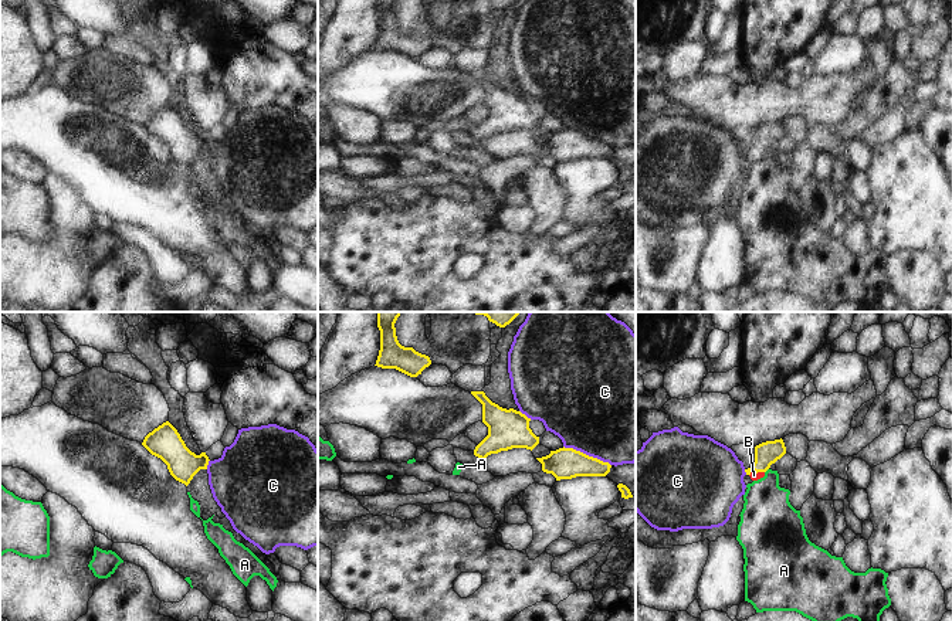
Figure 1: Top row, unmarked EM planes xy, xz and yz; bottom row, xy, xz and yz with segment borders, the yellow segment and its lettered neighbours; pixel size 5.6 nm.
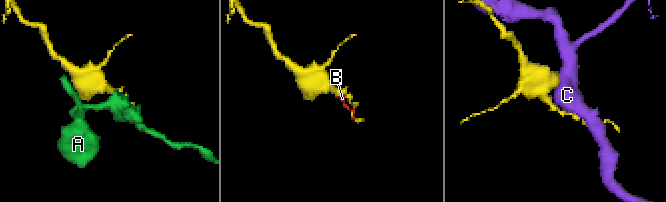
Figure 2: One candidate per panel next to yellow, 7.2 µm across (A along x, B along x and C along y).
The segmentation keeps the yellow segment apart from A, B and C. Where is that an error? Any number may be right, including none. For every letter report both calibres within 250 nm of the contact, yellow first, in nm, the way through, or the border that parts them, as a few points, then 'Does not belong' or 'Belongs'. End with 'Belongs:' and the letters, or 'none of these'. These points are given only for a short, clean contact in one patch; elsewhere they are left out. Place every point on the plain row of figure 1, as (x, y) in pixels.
A: Thickness 130 nm (yellow) against 280 nm. Boundary: yz (768, 150), (765, 155). Does not belong
B: Thickness 130 nm (yellow) against 50 nm. Path across: yz (768, 135), (755, 153), (754, 158). Belongs
C: Thickness 180 nm (yellow) against 500 nm. Does not belong
Belongs: B

